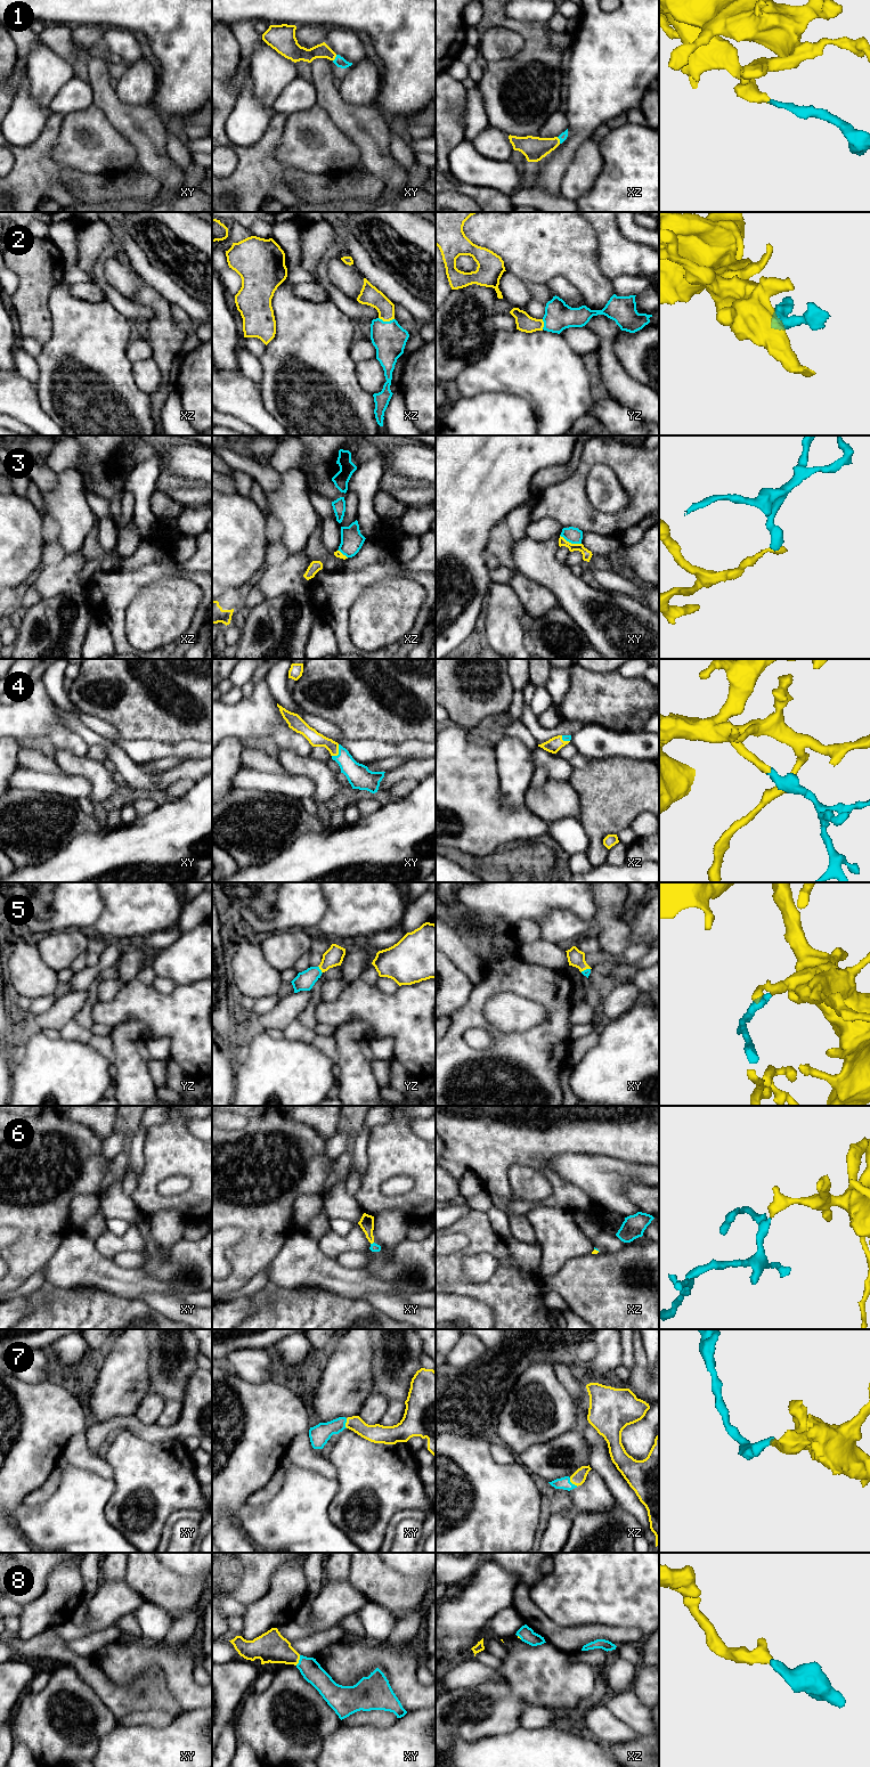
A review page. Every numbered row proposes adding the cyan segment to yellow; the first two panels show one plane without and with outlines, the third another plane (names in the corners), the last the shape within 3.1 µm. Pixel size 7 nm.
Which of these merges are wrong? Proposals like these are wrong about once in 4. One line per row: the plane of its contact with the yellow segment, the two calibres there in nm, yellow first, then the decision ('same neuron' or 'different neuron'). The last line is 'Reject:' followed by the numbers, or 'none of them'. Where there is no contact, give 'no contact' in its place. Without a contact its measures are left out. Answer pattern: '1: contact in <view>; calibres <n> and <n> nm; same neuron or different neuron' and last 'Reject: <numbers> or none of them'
1: contact in xz; calibres 170 and 60 nm; same neuron
2: contact in xz; calibres 140 and 240 nm; same neuron
3: contact in xy; calibres 70 and 110 nm; different neuron
4: contact in xy; calibres 100 and 170 nm; same neuron
5: contact in yz; calibres 140 and 140 nm; same neuron
6: contact in xy; calibres 100 and 60 nm; same neuron
7: contact in xz; calibres 100 and 90 nm; same neuron
8: contact in xy; calibres 220 and 150 nm; same neuron
Reject: 3

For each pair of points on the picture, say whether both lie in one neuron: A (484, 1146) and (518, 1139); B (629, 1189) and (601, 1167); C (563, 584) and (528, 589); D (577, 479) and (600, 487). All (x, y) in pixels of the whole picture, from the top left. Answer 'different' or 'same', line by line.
A: same
B: different
C: different
D: different

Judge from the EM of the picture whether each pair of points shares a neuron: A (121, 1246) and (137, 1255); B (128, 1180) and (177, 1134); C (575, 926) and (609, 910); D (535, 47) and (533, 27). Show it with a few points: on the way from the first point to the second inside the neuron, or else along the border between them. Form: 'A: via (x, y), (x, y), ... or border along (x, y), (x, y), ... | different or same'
A: border along (139, 1250), (121, 1251), (111, 1259) | different
B: border along (137, 1181), (137, 1186), (130, 1196) | different
C: via (583, 926), (601, 918) | same
D: border along (547, 22), (547, 31), (543, 35), (526, 39) | different

